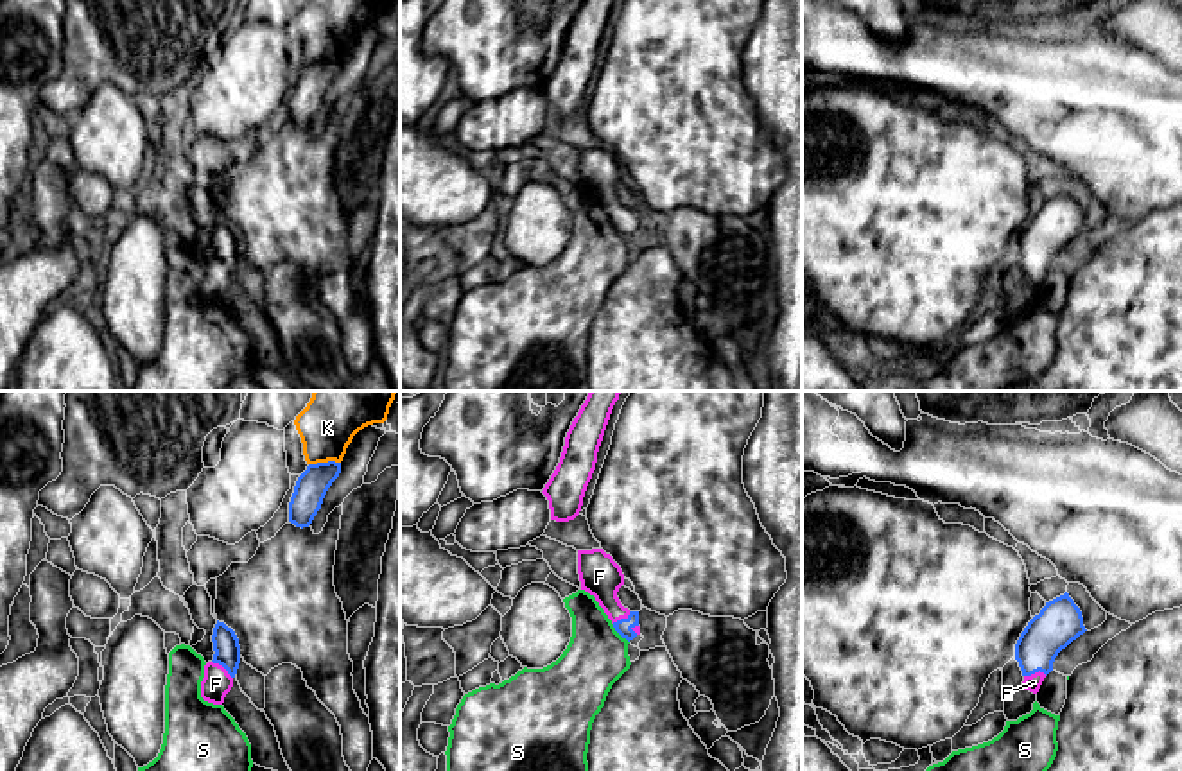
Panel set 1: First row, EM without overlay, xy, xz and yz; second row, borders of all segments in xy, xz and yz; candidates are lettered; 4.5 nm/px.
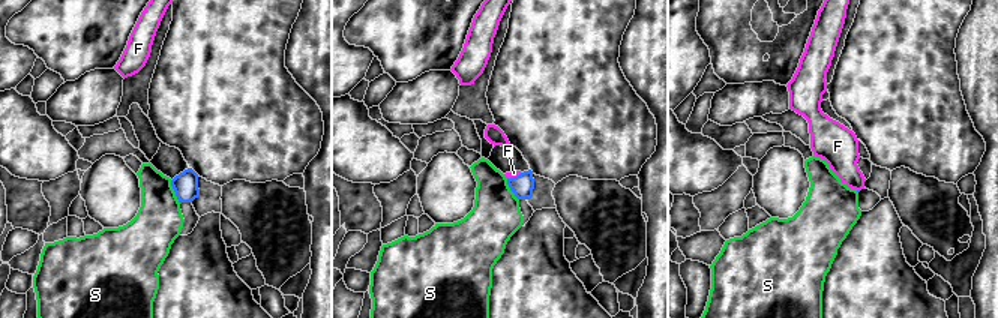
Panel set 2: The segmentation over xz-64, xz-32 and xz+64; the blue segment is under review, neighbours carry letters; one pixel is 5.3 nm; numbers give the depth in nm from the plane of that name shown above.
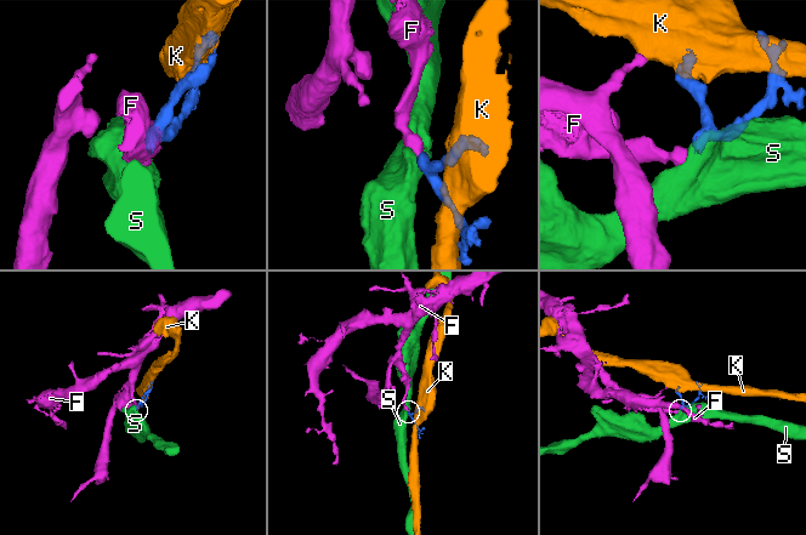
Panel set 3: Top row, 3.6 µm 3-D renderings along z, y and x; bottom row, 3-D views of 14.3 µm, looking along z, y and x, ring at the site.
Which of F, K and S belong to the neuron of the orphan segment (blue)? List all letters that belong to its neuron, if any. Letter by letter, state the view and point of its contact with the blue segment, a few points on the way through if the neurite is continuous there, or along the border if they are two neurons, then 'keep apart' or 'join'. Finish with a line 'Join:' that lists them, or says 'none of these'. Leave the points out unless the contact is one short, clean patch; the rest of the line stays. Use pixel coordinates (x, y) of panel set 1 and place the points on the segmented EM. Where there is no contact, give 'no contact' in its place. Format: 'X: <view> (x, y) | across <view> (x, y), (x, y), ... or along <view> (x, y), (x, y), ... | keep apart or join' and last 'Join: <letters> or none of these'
F: xy (223, 666) | across xy (226, 648), (223, 666), (216, 684) | join
K: xy (323, 463) | along xy (339, 461), (309, 465) | keep apart
S: xz (619, 633) | along xz (612, 624), (628, 642) | keep apart
Join: F

